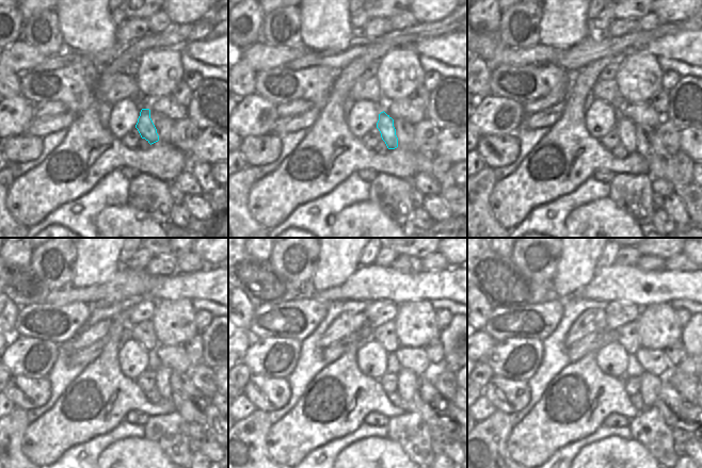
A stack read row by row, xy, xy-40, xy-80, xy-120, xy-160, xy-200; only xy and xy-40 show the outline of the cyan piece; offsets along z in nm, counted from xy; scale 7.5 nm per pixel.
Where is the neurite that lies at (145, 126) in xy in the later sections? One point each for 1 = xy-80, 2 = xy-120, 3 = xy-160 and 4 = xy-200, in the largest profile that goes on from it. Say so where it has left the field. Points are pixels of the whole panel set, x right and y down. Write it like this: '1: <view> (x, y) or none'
1: xy-80 (625, 128)
2: xy-120 (163, 374)
3: xy-160 (407, 380)
4: xy-200 (650, 387)

